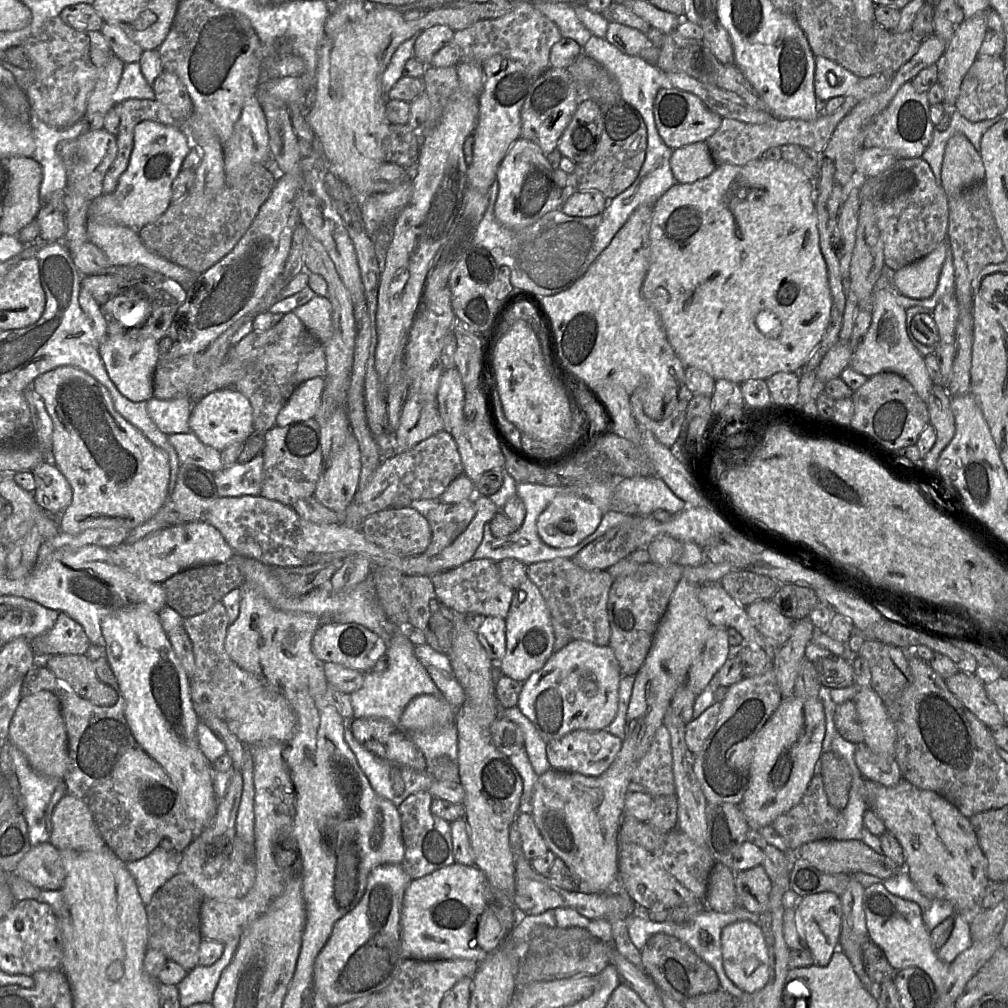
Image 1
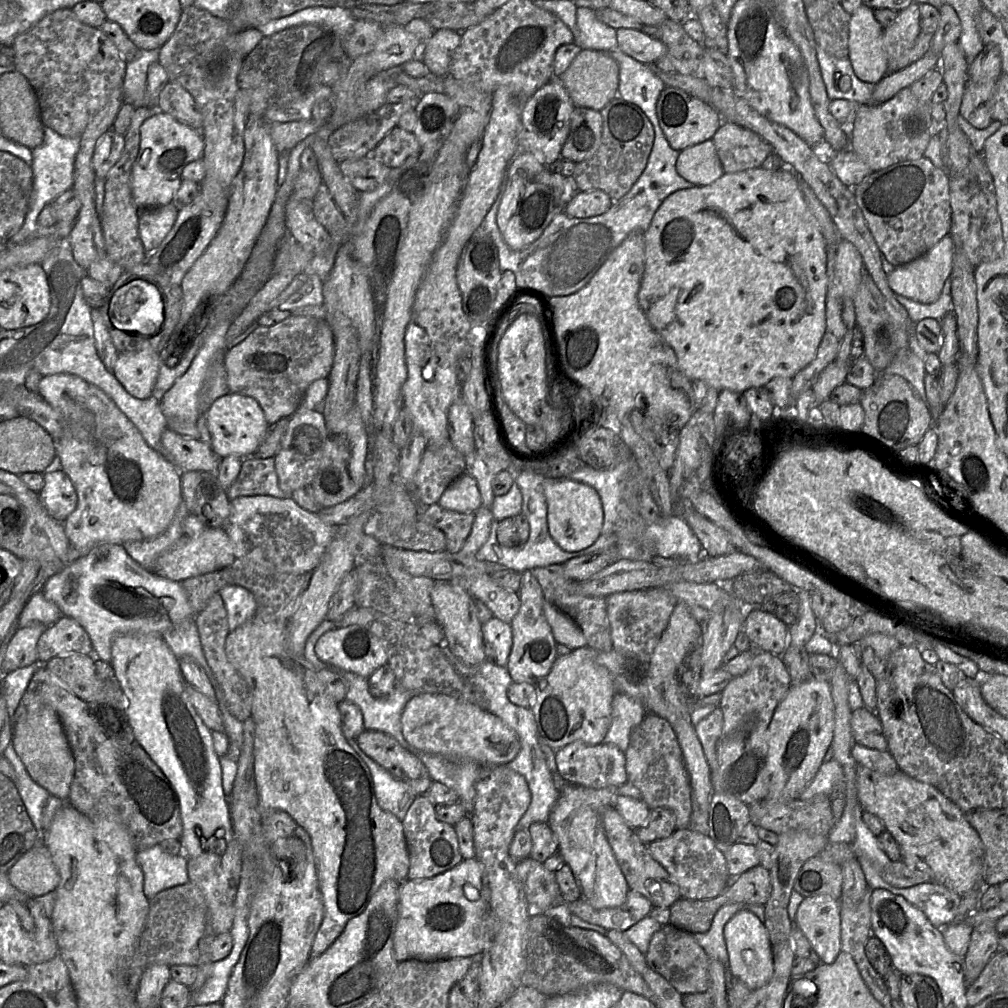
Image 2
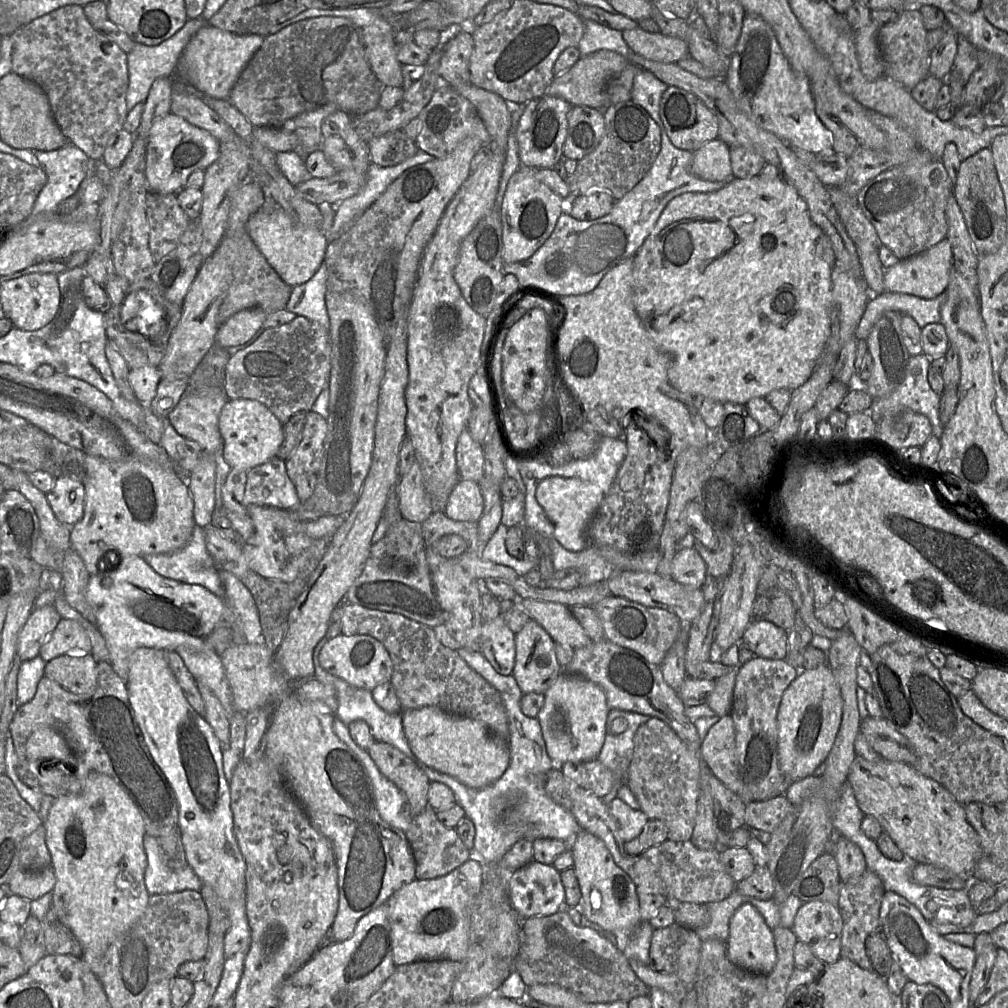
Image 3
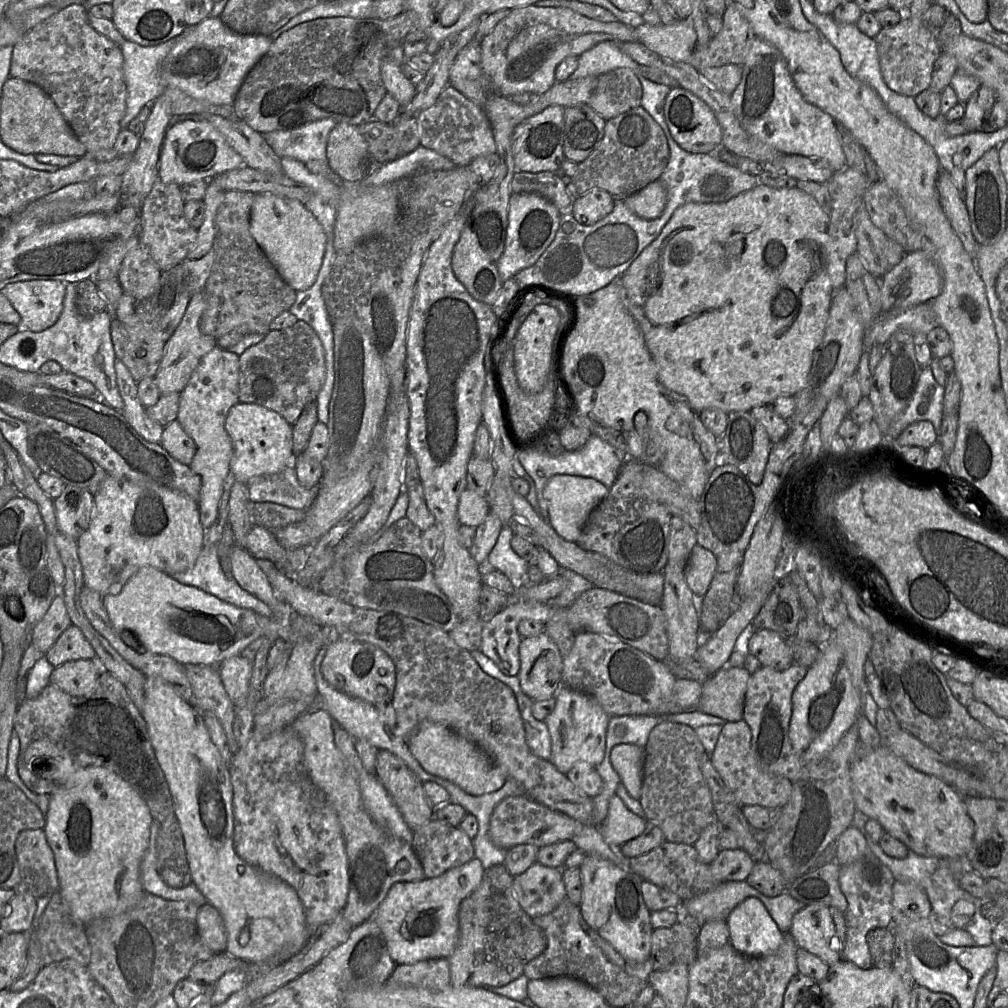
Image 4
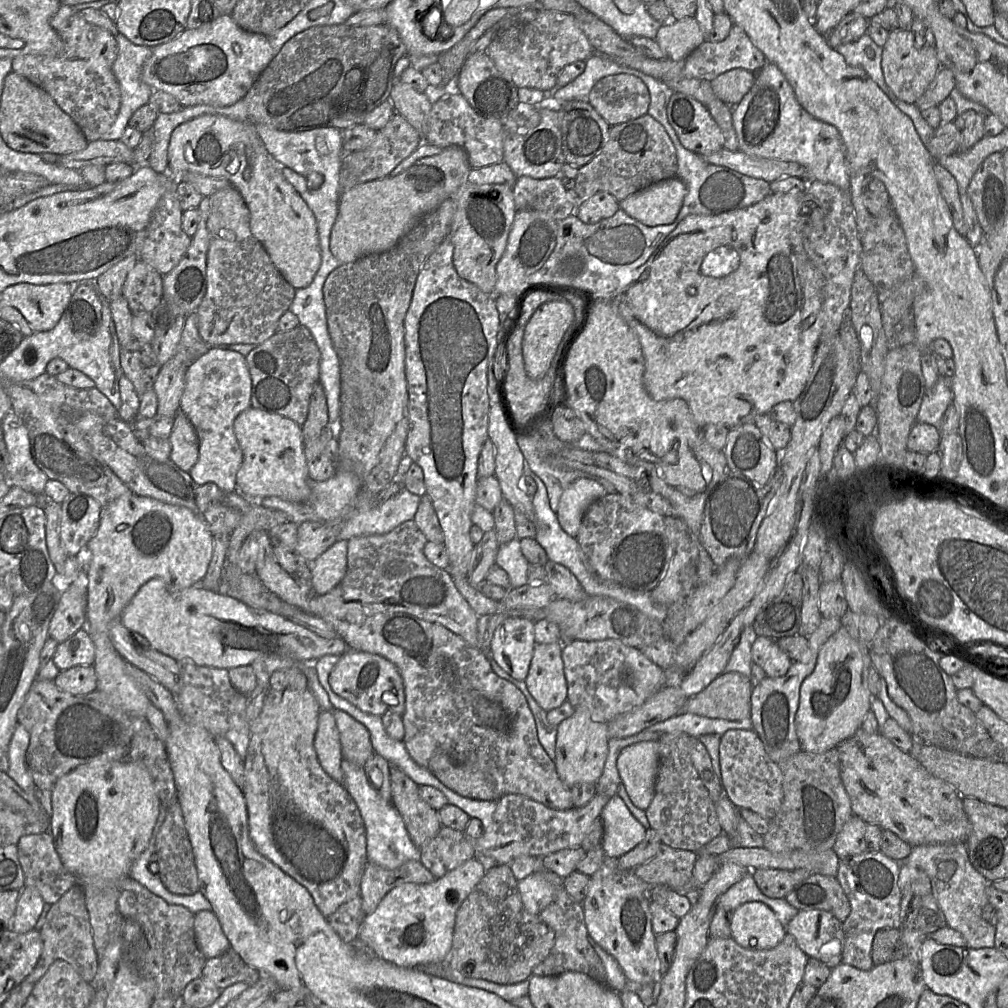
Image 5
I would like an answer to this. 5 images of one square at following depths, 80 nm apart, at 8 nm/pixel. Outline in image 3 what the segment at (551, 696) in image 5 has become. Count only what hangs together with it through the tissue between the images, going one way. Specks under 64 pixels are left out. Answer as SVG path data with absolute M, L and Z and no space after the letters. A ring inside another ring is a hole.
M530 619L518 633L515 633L515 645L513 677L523 693L544 694L563 671L556 657L554 640L537 621Z

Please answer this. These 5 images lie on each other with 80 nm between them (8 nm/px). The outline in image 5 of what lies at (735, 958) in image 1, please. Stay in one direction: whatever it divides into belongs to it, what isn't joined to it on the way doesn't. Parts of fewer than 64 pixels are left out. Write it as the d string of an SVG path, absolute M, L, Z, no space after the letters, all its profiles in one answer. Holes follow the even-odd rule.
M750 901L734 910L730 922L731 938L750 950L768 950L781 943L785 927L764 903Z

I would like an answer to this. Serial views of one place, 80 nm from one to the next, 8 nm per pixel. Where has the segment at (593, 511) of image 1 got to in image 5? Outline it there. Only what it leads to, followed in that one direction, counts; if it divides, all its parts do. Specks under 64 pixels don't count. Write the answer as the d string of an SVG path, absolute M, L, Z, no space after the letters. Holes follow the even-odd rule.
M578 478L572 482L563 492L555 512L562 529L576 537L589 506L606 494L606 489L596 479Z

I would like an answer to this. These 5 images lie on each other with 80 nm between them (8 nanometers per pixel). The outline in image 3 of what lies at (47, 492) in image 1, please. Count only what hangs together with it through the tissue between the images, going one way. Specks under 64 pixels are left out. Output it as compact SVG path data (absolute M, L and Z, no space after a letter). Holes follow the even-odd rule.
M68 476L55 478L47 500L57 519L71 528L84 515L85 488L82 482Z

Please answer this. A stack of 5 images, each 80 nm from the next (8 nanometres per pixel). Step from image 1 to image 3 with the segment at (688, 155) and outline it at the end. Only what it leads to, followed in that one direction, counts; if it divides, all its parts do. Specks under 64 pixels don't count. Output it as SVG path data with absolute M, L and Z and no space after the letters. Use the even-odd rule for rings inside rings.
M714 139L693 152L690 172L706 181L730 180L733 176L729 147Z

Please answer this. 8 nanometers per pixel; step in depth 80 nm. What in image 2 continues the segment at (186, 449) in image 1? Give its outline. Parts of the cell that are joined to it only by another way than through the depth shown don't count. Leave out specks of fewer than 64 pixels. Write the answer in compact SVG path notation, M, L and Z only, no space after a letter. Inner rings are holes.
M166 427L161 435L161 443L172 463L181 472L216 472L220 458L201 439L180 435Z

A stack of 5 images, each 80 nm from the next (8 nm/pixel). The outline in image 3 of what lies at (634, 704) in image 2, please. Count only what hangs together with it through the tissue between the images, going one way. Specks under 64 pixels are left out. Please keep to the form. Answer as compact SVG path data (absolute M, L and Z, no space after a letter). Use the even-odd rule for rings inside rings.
M610 709L606 723L606 735L598 759L615 777L615 784L611 790L602 797L602 800L610 807L611 801L617 796L617 791L626 783L627 770L632 758L634 748L634 736L637 729L647 722L651 716L618 709ZM617 718L624 718L627 727L624 732L615 734L612 731L613 722Z

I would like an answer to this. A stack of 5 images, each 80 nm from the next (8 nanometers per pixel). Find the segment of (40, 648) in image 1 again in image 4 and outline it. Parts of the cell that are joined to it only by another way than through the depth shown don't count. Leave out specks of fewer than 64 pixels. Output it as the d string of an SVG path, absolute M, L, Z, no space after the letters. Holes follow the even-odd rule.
M71 624L51 646L44 657L54 666L67 661L93 659L95 651L85 635L77 626Z

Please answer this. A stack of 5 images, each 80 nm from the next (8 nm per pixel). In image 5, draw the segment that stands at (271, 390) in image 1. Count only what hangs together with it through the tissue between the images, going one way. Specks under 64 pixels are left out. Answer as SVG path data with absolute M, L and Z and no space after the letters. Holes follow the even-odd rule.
M300 324L290 331L277 332L255 346L245 359L252 382L251 406L302 425L311 393L320 380L320 351L309 329Z

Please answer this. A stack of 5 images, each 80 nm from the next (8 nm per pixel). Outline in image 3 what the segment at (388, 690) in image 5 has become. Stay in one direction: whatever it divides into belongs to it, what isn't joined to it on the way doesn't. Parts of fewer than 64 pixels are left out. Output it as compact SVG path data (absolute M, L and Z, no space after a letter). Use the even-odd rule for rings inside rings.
M341 633L325 642L318 657L325 671L357 688L371 692L376 686L391 681L393 663L390 655L381 642L369 635Z

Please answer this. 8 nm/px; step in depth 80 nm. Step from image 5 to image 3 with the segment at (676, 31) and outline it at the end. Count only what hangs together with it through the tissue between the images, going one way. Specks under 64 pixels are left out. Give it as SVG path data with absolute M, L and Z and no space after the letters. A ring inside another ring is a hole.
M640 27L622 31L622 37L632 53L662 63L676 63L689 56L688 42L659 33L650 33Z

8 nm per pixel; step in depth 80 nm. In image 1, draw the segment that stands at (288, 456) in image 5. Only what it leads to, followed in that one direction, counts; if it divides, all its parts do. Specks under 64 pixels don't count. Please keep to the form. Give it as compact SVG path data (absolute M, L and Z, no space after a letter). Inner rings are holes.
M234 388L215 390L193 404L189 426L202 443L222 452L233 443L244 443L254 433L252 406Z

